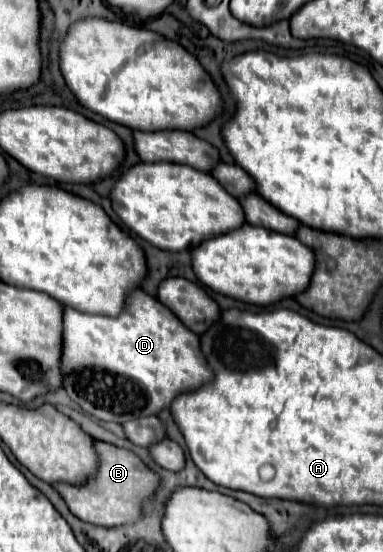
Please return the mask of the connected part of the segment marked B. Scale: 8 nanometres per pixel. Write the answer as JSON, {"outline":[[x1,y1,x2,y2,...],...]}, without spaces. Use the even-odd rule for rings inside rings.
{"outline":[[94,440,94,450,98,454,98,470,82,484,56,482,52,484,54,490,58,490,58,494,64,498,70,512,84,522,96,526,120,526,134,522,140,514,140,502,156,490,158,476,148,470,144,462,130,450,106,444,102,440]]}

